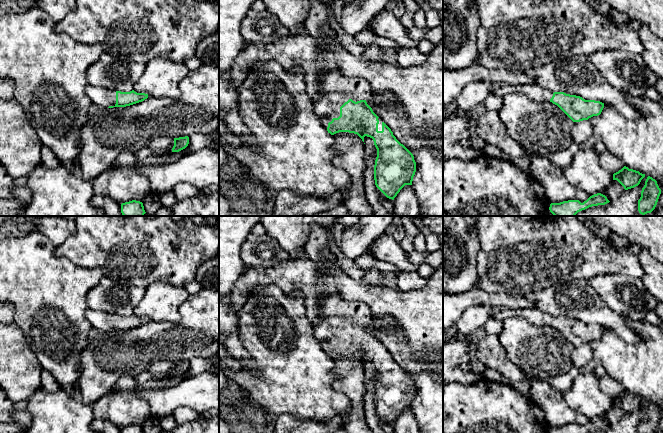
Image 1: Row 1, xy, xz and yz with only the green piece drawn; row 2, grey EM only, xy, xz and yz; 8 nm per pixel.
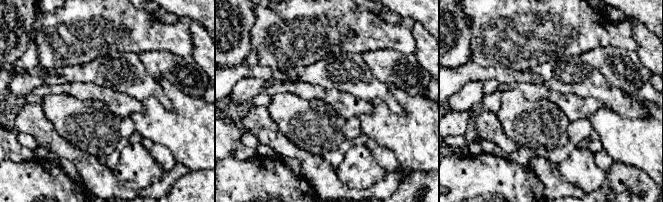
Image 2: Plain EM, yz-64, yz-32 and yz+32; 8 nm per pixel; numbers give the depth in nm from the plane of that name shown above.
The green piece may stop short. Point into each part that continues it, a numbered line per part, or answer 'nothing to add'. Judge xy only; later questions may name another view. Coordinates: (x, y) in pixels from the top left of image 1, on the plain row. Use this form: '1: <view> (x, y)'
1: xy (102, 321)

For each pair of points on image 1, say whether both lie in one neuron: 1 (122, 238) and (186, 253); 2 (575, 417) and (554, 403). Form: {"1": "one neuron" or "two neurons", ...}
{"1": "one neuron", "2": "one neuron"}

